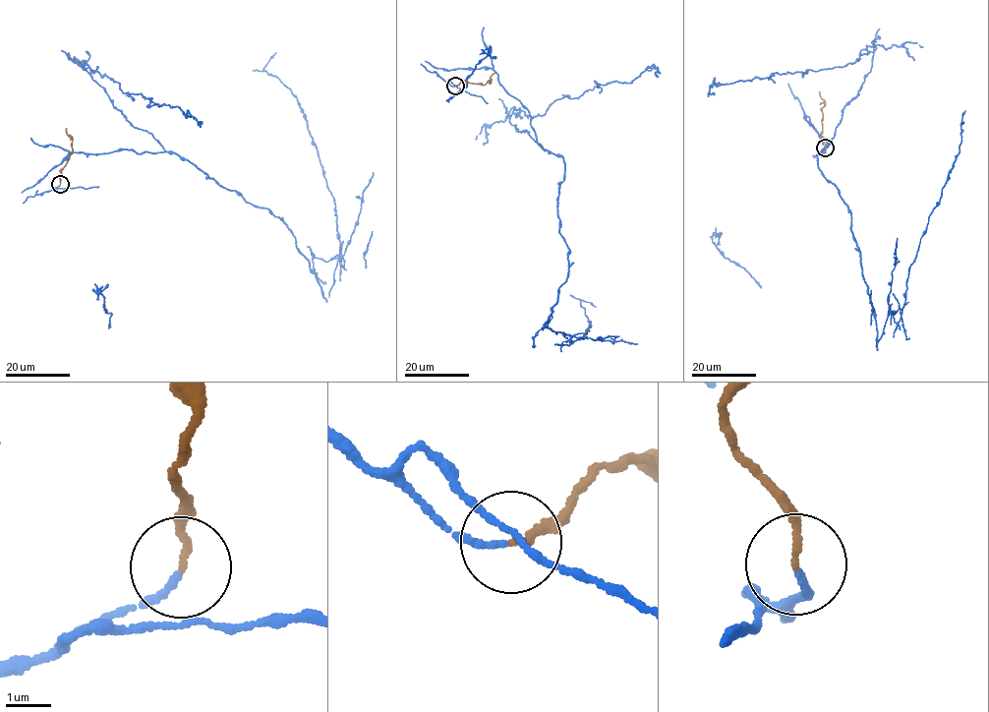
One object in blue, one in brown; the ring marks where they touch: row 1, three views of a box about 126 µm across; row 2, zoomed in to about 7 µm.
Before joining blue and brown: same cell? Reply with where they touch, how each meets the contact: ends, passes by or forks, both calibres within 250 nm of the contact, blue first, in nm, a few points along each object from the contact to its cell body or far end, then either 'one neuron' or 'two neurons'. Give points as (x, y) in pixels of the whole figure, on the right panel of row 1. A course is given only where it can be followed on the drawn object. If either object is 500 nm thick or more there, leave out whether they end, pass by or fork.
at (825, 148); blue ends there; brown ends there; 120 nm thick on the blue side, 150 nm on the other; blue runs (825, 148), (803, 114), (829, 143), (816, 156), (850, 214), (877, 346), (890, 312), (900, 320), (964, 110); brown runs (825, 148), (819, 135), (824, 104), (819, 91); two neurons

